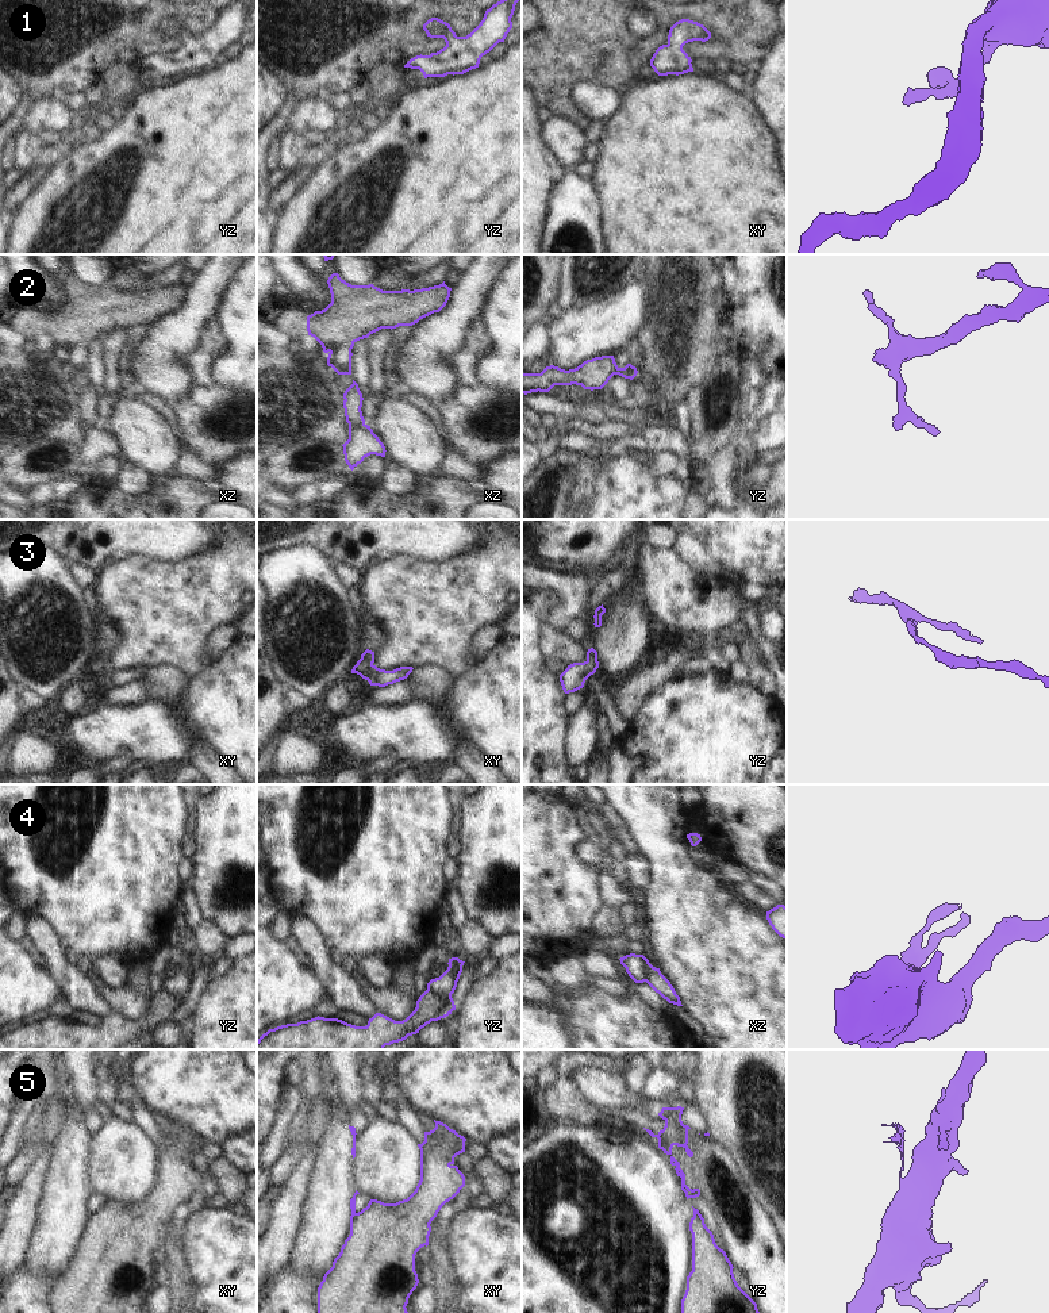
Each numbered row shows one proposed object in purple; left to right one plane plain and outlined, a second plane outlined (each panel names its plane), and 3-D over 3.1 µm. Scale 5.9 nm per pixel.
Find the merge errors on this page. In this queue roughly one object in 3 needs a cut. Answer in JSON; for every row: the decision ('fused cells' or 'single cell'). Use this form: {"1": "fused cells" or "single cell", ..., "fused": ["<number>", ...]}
{"1": "single cell", "2": "fused cells", "3": "single cell", "4": "fused cells", "5": "fused cells", "fused": ["2", "4", "5"]}

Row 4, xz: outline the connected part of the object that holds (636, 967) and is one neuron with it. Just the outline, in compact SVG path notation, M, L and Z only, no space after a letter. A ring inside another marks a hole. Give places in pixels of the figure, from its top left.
M630 953L619 959L626 972L635 983L646 982L646 963L641 955Z

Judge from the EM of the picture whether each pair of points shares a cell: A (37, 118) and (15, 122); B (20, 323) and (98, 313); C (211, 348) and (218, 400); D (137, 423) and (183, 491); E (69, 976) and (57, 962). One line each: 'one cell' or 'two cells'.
A: two cells
B: one cell
C: one cell
D: two cells
E: one cell

